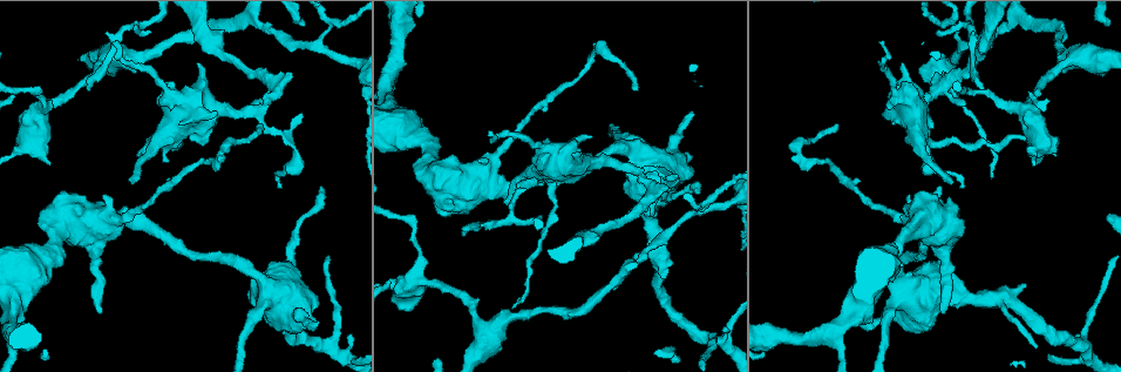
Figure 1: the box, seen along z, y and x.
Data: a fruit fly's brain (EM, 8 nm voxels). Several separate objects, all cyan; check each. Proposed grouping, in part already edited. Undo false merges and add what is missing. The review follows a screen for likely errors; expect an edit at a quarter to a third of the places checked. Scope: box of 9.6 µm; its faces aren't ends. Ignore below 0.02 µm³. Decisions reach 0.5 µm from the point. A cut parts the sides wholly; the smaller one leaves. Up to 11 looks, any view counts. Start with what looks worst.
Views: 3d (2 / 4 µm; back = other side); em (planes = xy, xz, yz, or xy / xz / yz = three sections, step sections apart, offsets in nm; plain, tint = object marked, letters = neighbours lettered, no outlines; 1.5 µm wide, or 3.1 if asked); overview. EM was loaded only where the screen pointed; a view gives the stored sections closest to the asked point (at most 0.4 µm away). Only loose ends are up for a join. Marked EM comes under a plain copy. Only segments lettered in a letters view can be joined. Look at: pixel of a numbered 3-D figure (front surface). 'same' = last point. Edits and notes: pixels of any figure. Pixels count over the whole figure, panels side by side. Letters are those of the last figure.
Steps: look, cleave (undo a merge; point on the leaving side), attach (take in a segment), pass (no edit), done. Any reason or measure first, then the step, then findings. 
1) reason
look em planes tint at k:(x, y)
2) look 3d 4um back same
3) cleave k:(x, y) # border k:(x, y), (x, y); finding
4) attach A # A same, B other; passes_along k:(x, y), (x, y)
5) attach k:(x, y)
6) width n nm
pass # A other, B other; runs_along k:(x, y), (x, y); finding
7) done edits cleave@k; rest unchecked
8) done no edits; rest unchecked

thin end
look em planes letters at 1:(655, 214)

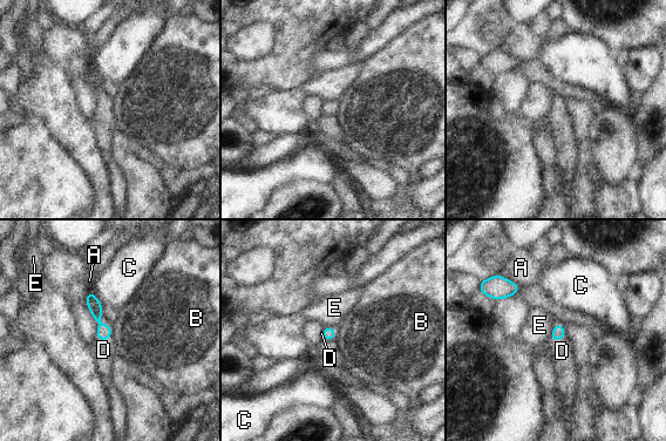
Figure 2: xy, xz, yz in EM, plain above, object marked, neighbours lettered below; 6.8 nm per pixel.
attach D # A other, B other, C other, D same, E other; passes_along 2:(103, 333), (108, 324), (103, 350); the neuron continues

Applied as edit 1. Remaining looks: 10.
free end
look 3d 4um at 1:(197, 62)

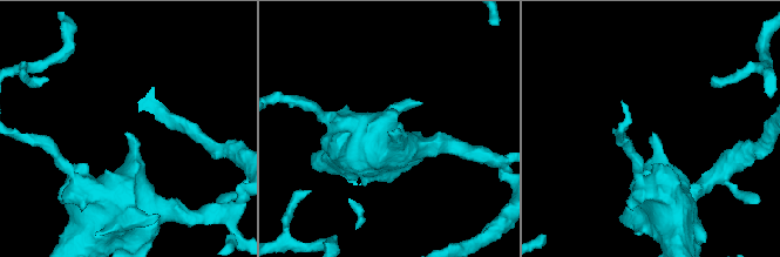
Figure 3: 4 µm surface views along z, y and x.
look em xz step 4 letters at 3:(387, 133)

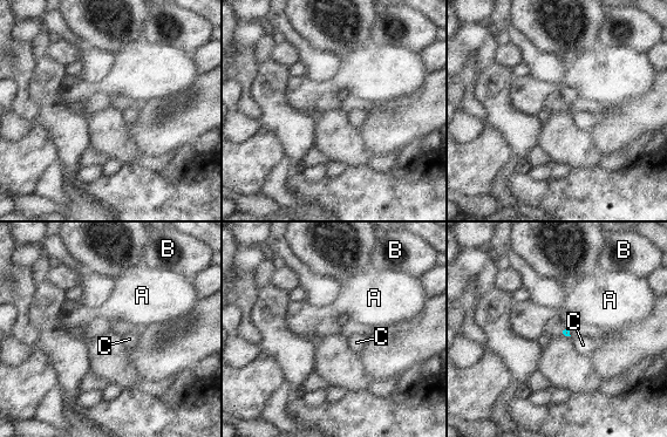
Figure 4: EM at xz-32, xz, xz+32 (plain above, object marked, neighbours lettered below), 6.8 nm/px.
cut it another way
look em planes letters same

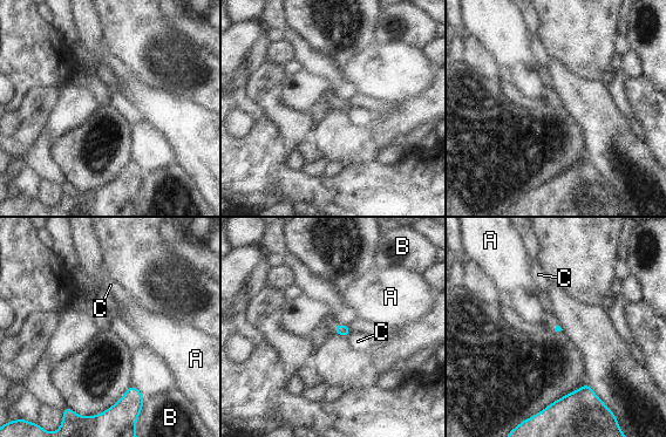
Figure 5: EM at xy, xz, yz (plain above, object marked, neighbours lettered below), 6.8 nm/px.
longest_contact C 60 nm
pass # A other, B other, C other; border 5:(352, 332), (347, 338); none of them fits

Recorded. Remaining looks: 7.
narrows sharply
look 3d 2um at 1:(541, 245)

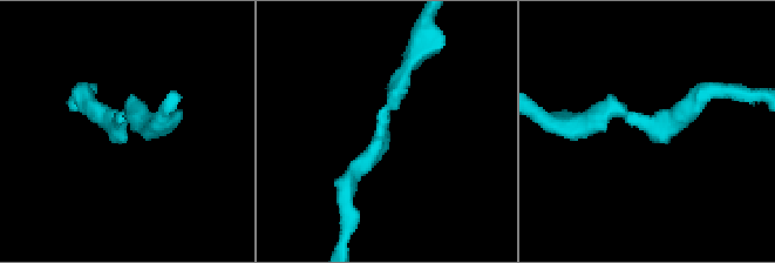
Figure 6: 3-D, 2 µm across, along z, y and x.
look em planes letters at 6:(384, 122)

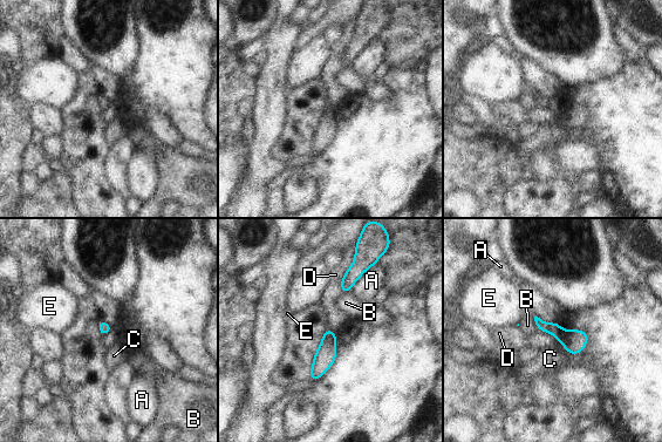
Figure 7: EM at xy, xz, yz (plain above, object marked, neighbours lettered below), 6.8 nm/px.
pass # A other, B other, C other, D other, E other; border 7:(355, 253), (341, 280), (341, 292); one neuron here

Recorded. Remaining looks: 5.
a narrow waist
look em planes letters at 1:(632, 169)

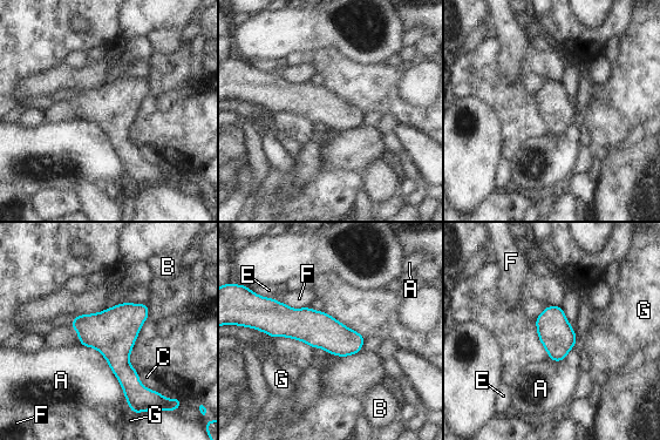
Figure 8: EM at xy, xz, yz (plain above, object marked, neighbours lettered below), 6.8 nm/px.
pass # A other, B other, C other, E other, F other, G other; border 8:(80, 345), (101, 353), (133, 411); one neuron here

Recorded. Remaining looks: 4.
done edits attach@2; rest unchecked

